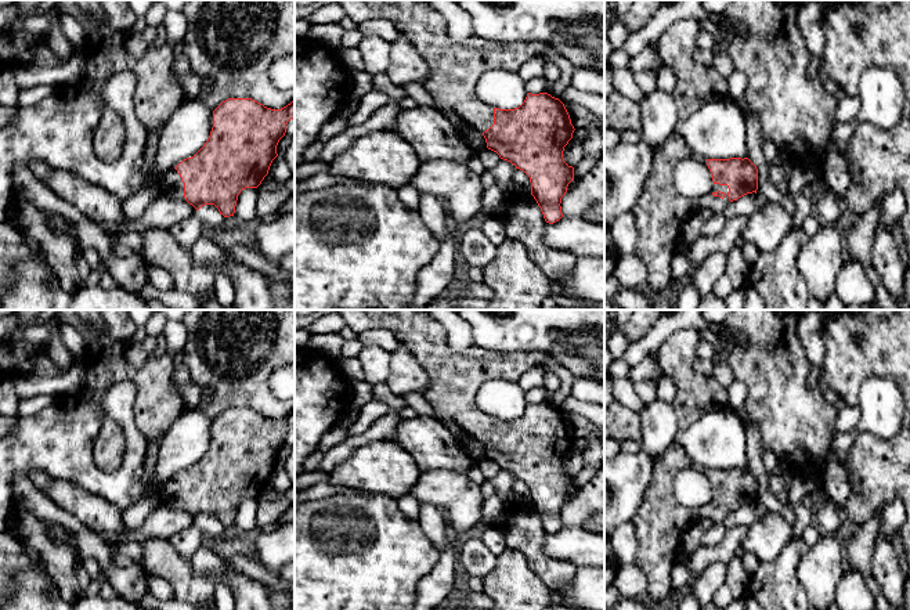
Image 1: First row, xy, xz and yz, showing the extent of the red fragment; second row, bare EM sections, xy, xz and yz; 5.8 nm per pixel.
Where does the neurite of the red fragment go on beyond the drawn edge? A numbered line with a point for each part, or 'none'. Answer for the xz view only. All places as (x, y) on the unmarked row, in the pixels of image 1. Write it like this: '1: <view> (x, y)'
1: xz (454, 378)

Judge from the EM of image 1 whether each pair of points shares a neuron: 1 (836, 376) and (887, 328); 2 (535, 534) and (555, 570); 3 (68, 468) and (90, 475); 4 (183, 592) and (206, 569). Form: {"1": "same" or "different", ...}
{"1": "same", "2": "same", "3": "same", "4": "different"}

